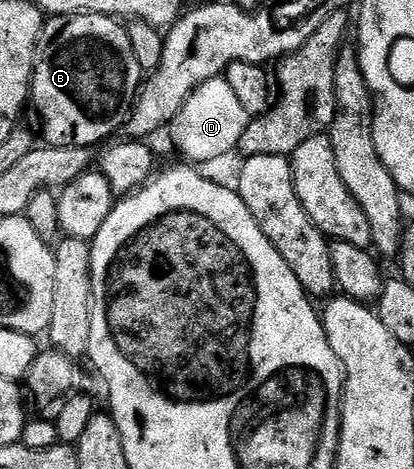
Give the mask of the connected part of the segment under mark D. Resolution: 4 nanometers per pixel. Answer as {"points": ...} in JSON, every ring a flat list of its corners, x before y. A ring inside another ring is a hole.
{"points":[[220,78,196,88,195,93,184,102,183,109,171,121,169,133,171,132,176,150,181,155,188,156,183,158,203,166,206,160,219,160,231,151,234,153,239,147,239,135,244,132,248,123,249,117,241,107,237,94,233,94,226,78]]}

